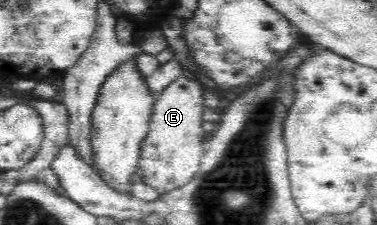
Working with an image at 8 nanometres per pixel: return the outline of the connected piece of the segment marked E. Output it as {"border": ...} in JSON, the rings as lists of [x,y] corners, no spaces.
{"border":[[[184,74],[170,80],[156,94],[149,132],[142,140],[133,178],[161,194],[184,185],[196,175],[207,136],[202,128],[207,107],[204,106],[204,86]]]}

